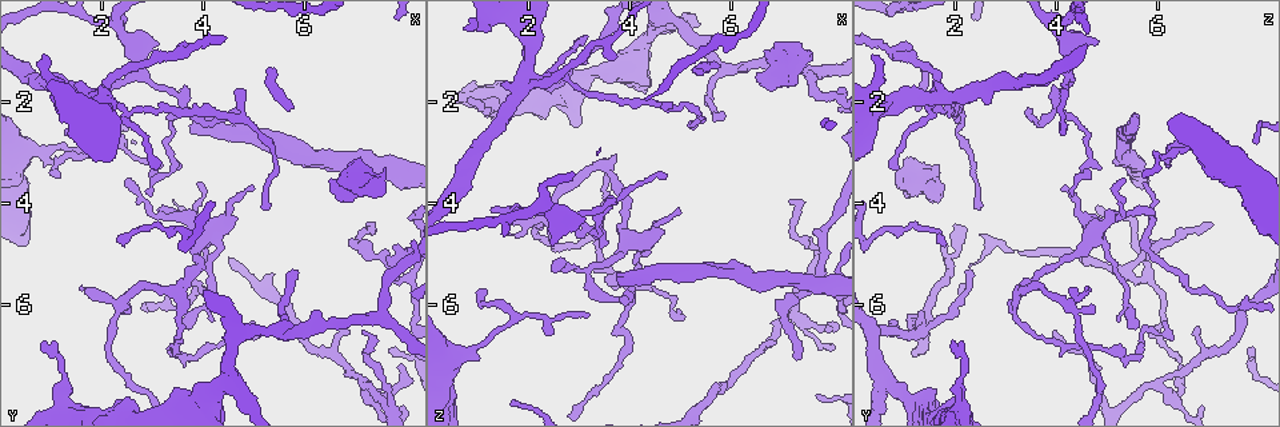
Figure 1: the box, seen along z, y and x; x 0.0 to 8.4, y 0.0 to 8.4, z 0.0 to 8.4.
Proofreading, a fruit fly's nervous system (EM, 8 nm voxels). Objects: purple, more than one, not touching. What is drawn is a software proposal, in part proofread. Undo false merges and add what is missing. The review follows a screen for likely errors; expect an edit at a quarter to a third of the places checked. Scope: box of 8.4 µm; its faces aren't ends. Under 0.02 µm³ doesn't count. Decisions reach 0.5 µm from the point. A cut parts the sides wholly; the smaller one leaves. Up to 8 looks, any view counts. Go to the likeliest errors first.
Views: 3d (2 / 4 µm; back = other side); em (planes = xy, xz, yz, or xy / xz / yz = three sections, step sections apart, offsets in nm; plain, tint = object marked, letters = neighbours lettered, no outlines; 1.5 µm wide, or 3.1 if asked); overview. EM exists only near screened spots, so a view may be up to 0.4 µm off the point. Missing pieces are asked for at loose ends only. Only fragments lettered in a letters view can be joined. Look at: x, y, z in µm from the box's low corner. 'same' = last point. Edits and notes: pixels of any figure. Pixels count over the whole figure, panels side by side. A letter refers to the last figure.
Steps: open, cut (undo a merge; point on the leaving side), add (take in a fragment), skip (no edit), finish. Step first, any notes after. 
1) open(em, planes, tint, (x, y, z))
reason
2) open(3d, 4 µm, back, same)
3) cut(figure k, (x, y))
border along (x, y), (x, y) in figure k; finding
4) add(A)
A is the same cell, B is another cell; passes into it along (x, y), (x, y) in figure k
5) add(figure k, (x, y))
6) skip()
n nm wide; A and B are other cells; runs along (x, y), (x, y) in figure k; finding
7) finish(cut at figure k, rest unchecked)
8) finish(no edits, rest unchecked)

open(em, xz, step 4, letters, (3.80, 2.30, 5.60))
branch stops here

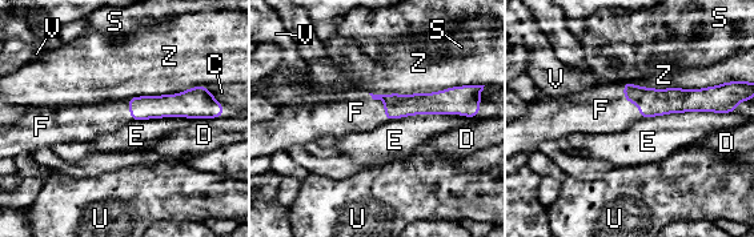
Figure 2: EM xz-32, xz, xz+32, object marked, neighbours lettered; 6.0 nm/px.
open(em, planes, letters, same)

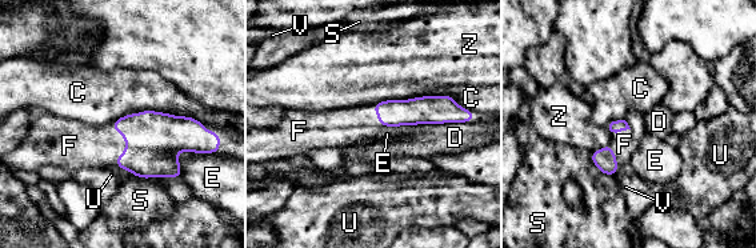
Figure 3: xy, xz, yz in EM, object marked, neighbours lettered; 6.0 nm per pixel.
add(figure 3, (84, 147))
F is the same cell, C, D, E, S, U, V and Z are other cells; it goes on there

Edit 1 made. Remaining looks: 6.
open(overview)
see it whole again

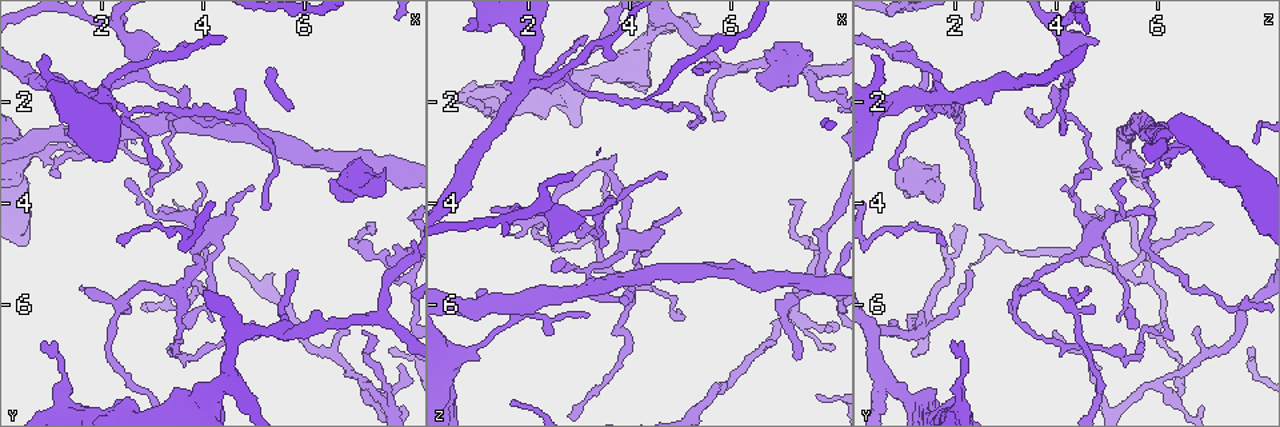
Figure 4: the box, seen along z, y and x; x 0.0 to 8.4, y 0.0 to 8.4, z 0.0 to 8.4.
open(3d, 2 µm, (2.40, 3.50, 5.30))
an open end

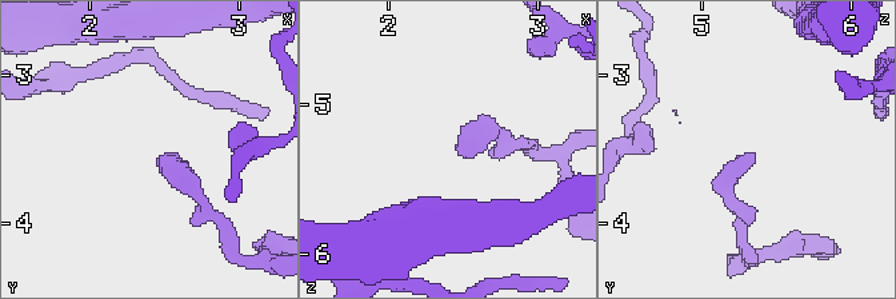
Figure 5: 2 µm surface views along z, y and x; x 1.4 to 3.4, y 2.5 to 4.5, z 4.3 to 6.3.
open(em, planes, letters, (2.48, 3.54, 5.30))

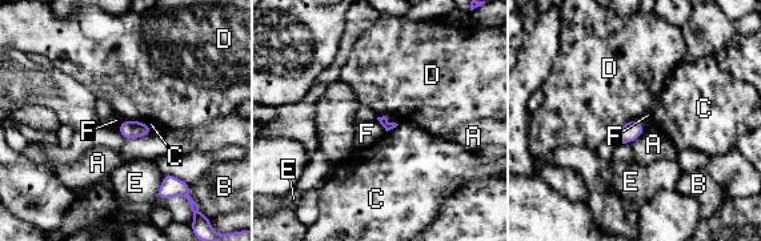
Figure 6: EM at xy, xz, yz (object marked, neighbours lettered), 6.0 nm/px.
skip()
A, B, C, D, E and F are other cells; border along (377, 119), (387, 131) in figure 6; none of them fits

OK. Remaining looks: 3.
open(3d, 2 µm, (1.60, 5.65, 4.60))
tapers out

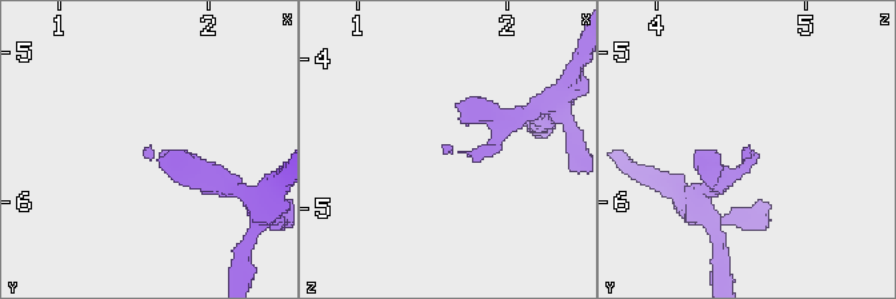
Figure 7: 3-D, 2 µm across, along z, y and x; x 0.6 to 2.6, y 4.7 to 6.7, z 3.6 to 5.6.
open(em, xz, step 8, plain, (1.54, 5.70, 4.58))
need the tissue

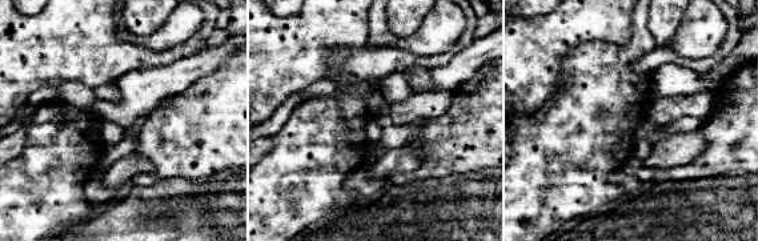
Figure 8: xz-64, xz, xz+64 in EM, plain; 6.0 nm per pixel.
open(em, xz, step 8, letters, same)

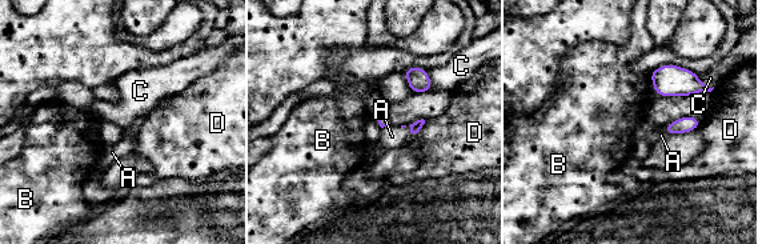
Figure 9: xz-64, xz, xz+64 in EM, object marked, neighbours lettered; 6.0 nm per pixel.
add(figure 9, (392, 136))
A is the same cell, B, C and D are other cells; passes into it along (414, 128), (409, 126), (392, 136) in figure 9; the neuron continues

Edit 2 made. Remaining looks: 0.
finish(add at figure 3, add at figure 9, rest unchecked)

